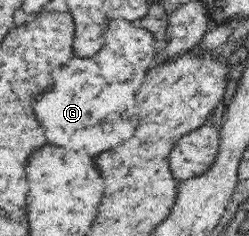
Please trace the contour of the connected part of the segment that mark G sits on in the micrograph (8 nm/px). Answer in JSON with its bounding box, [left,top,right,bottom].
[35,21,157,156]

